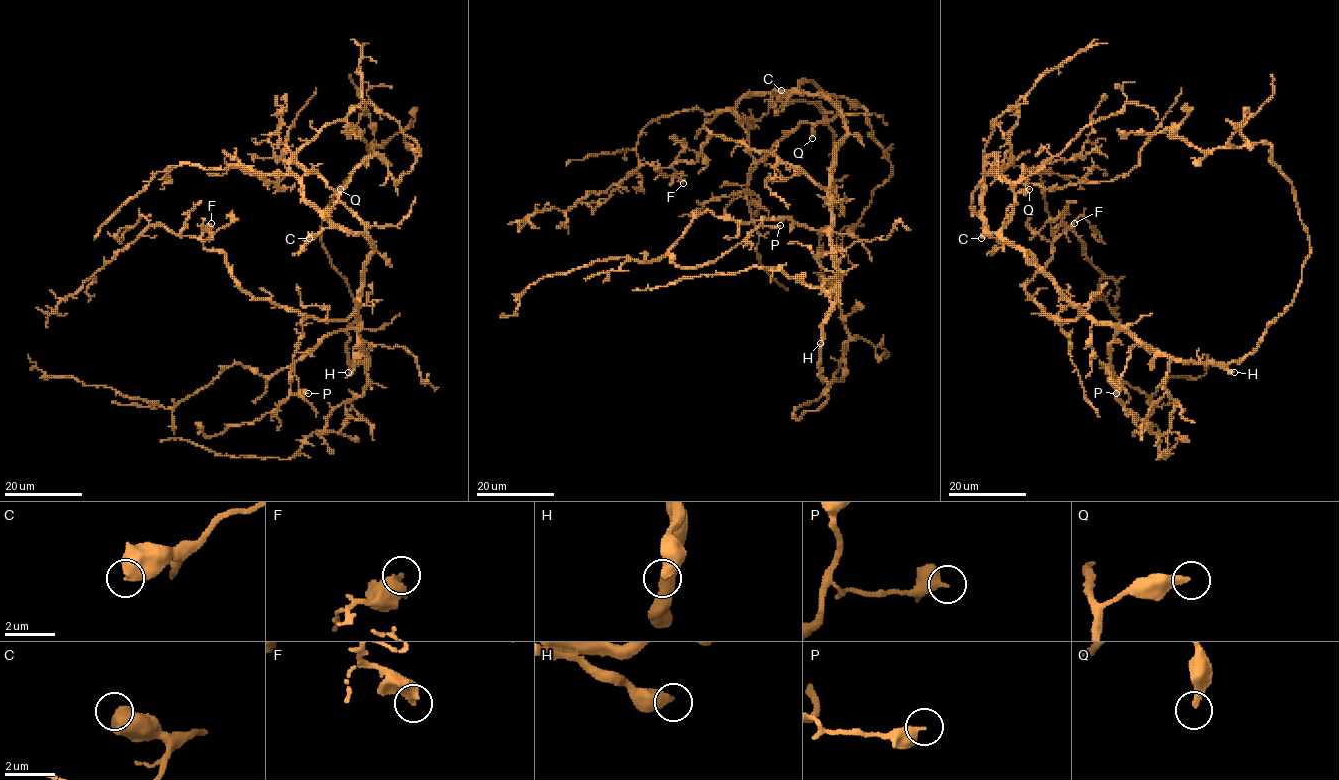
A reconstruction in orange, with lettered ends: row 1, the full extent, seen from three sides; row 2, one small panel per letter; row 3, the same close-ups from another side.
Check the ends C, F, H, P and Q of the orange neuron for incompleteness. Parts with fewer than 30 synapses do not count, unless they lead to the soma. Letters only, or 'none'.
H

